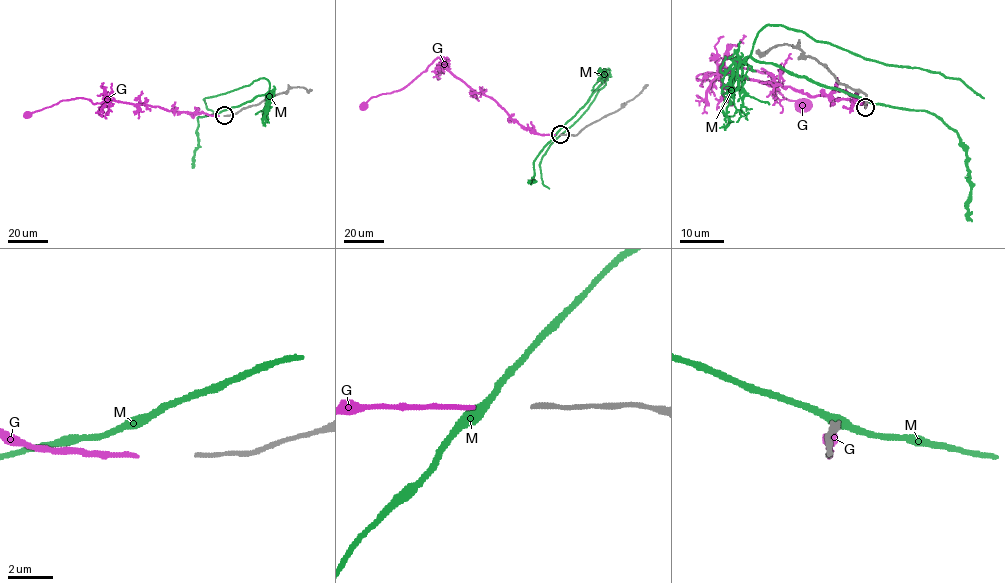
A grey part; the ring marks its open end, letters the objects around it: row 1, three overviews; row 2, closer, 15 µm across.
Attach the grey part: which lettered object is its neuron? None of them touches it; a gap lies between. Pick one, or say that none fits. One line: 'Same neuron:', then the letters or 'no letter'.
Same neuron: G

